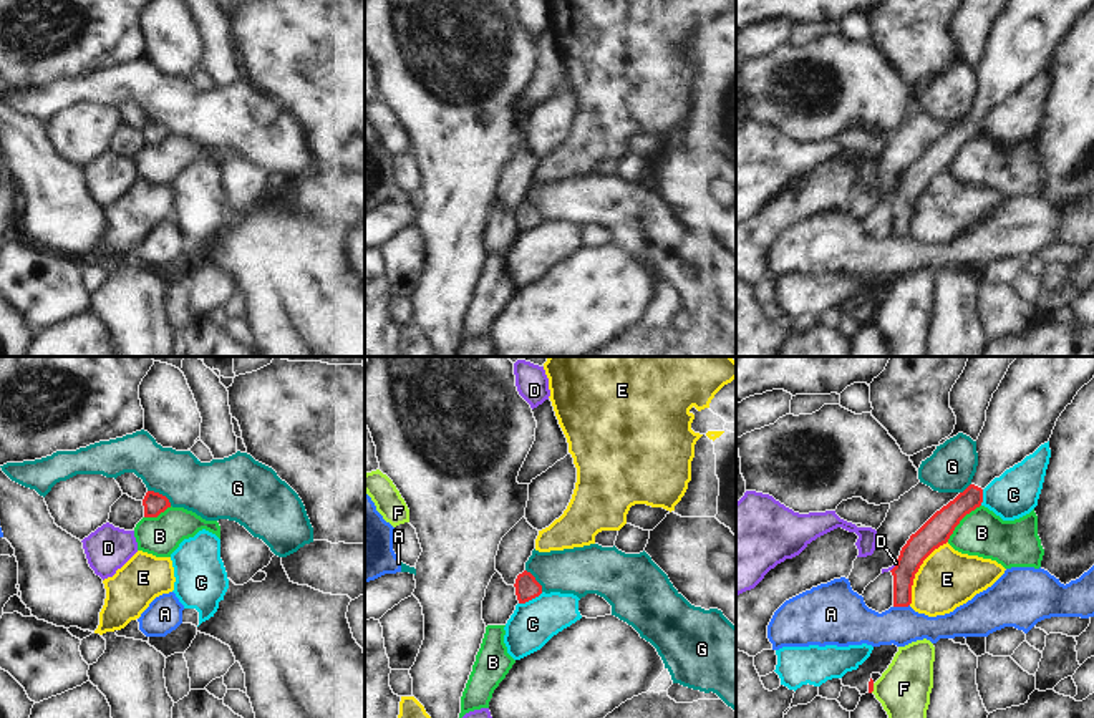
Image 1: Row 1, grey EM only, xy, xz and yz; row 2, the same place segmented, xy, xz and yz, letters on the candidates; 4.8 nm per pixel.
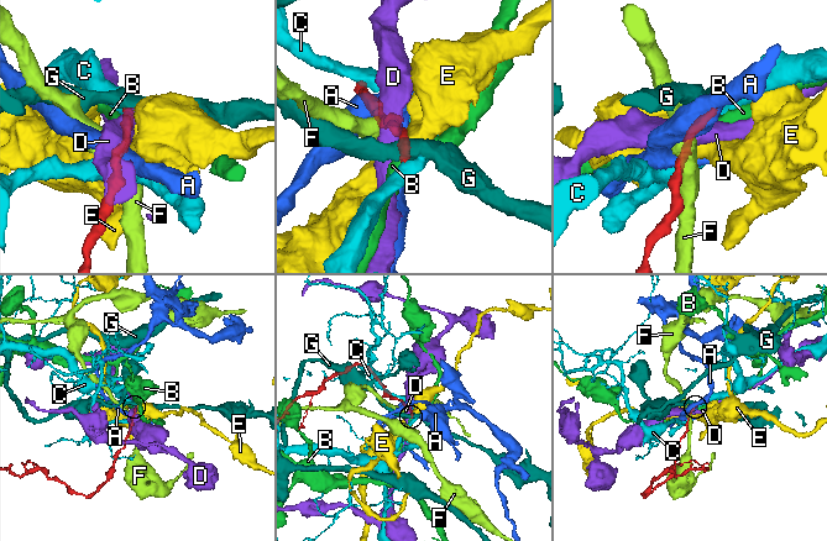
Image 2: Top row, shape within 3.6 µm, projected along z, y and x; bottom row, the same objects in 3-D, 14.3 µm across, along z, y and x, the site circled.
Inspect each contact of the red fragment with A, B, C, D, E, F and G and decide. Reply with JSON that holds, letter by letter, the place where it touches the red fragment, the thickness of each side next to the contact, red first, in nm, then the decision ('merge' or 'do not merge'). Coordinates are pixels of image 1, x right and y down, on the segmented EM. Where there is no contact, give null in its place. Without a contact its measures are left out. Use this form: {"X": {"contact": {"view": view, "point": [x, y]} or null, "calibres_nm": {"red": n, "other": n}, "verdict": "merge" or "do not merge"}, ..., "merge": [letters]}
{"A": {"contact": {"view": "yz", "point": [900, 606]}, "calibres_nm": {"red": 120, "other": 220}, "verdict": "do not merge"}, "B": {"contact": {"view": "yz", "point": [960, 519]}, "calibres_nm": {"red": 140, "other": 220}, "verdict": "do not merge"}, "C": {"contact": {"view": "xz", "point": [531, 599]}, "calibres_nm": {"red": 110, "other": 220}, "verdict": "do not merge"}, "D": {"contact": {"view": "yz", "point": [894, 567]}, "calibres_nm": {"red": 140, "other": 20}, "verdict": "do not merge"}, "E": {"contact": {"view": "yz", "point": [917, 571]}, "calibres_nm": {"red": 140, "other": 280}, "verdict": "do not merge"}, "F": {"contact": {"view": "yz", "point": [872, 688]}, "calibres_nm": {"red": 30, "other": 260}, "verdict": "do not merge"}, "G": {"contact": {"view": "xy", "point": [161, 494]}, "calibres_nm": {"red": 110, "other": 280}, "verdict": "do not merge"}, "merge": []}

